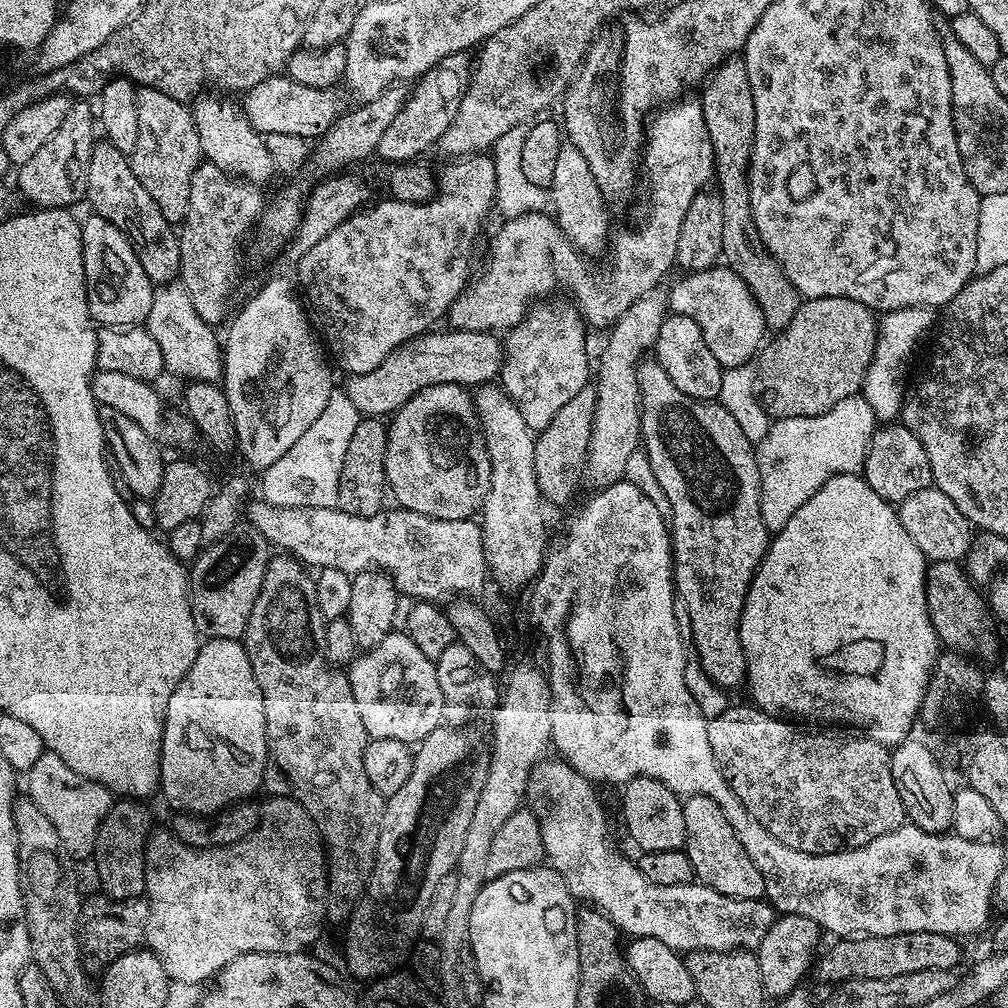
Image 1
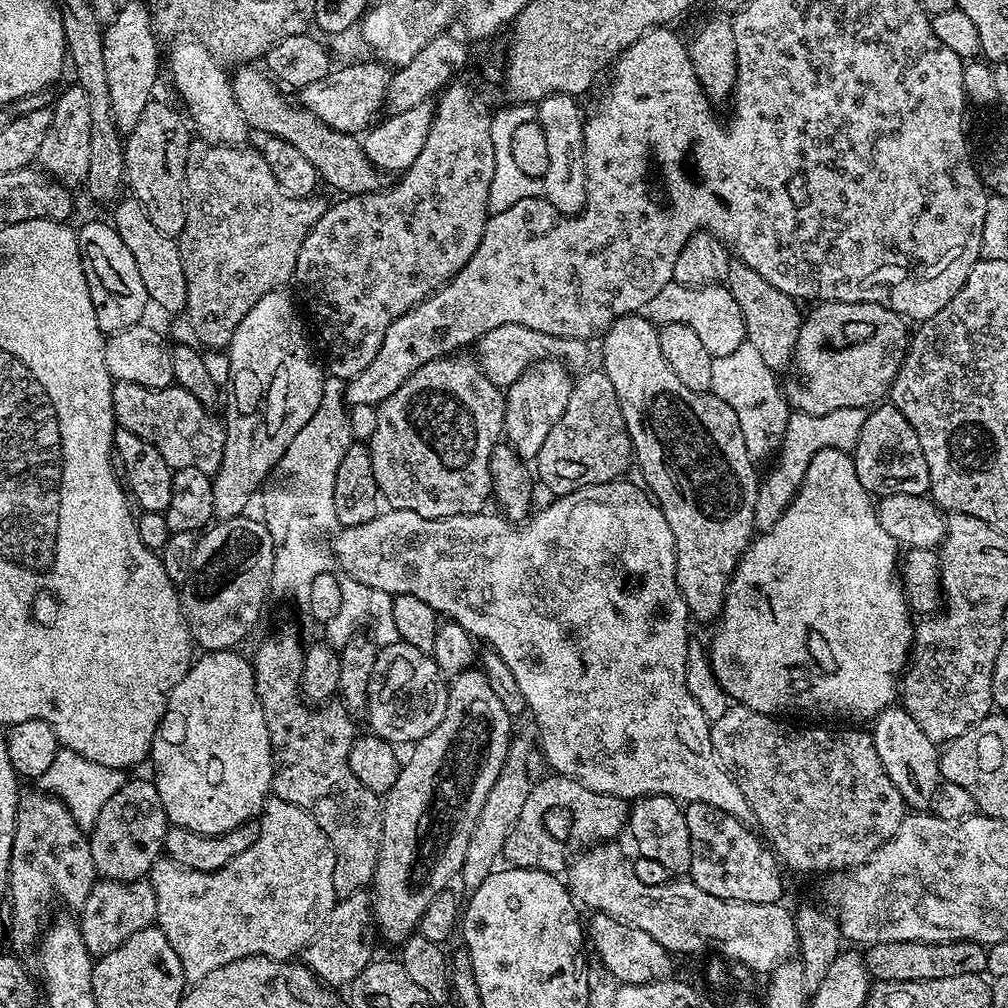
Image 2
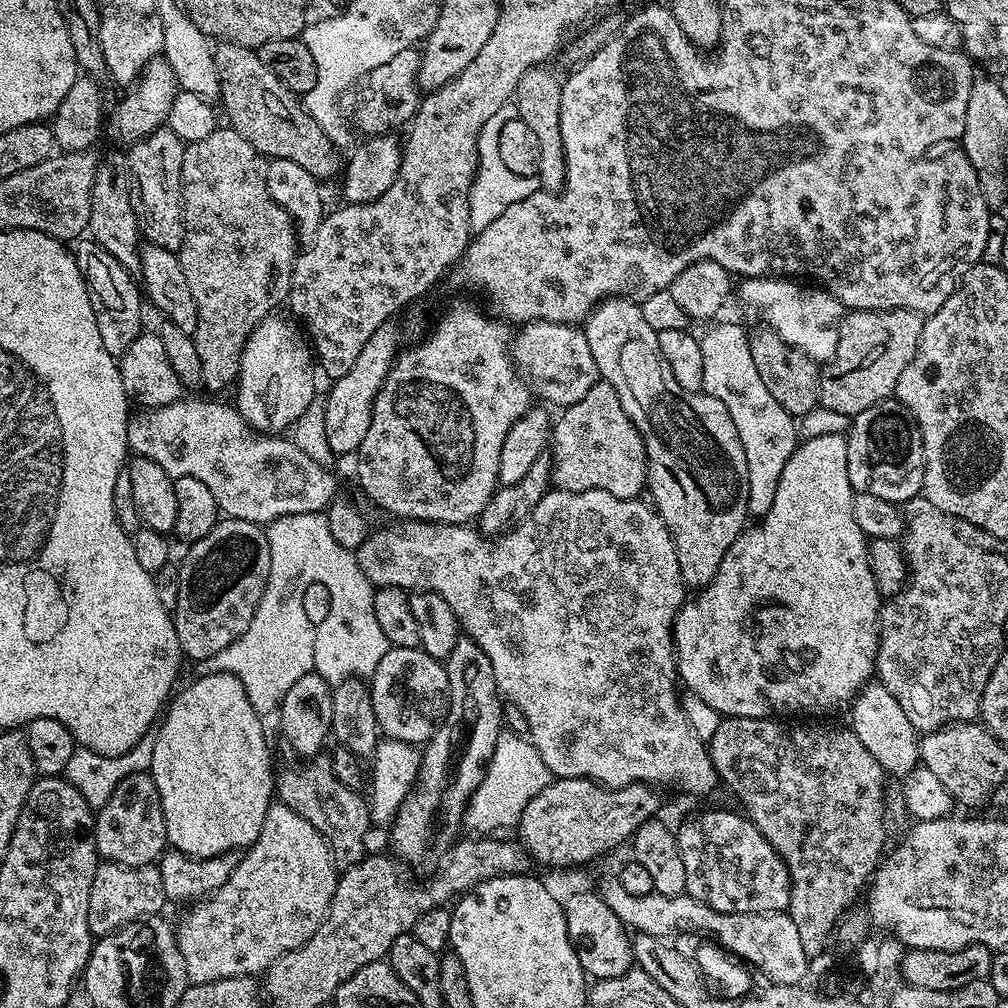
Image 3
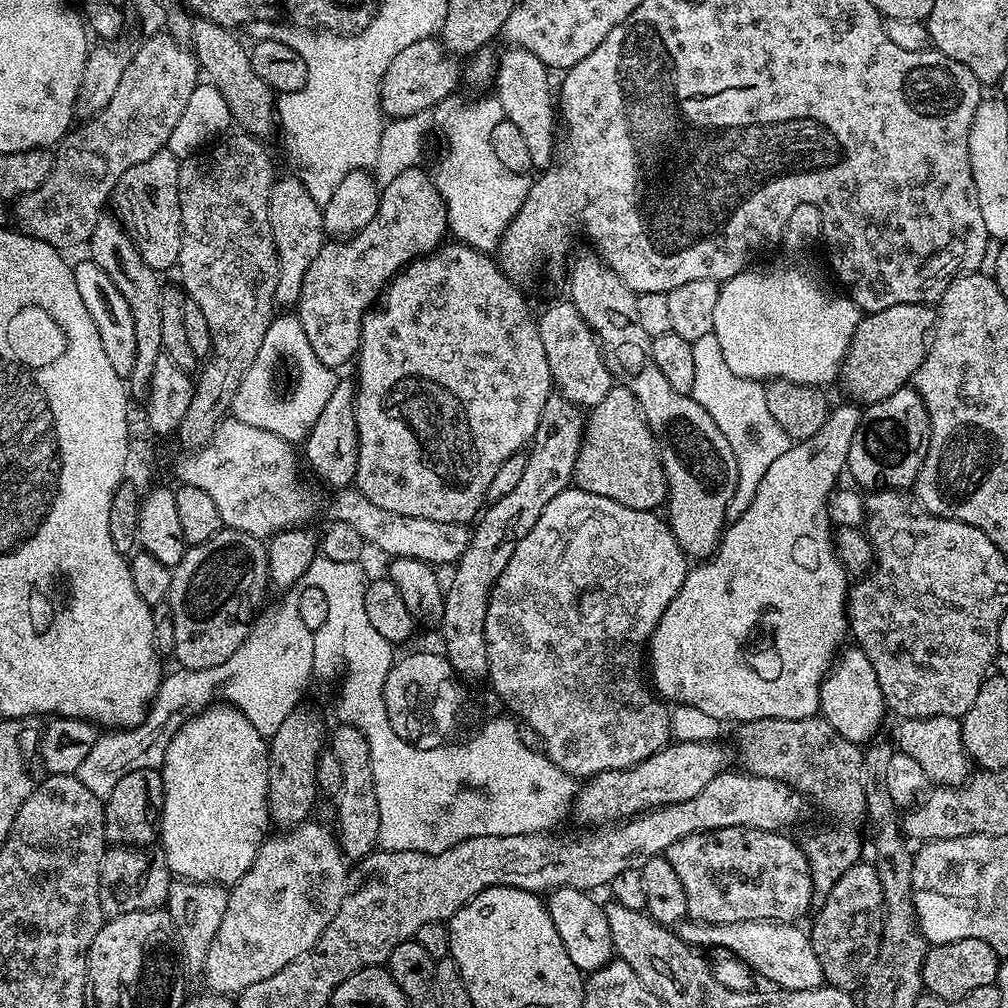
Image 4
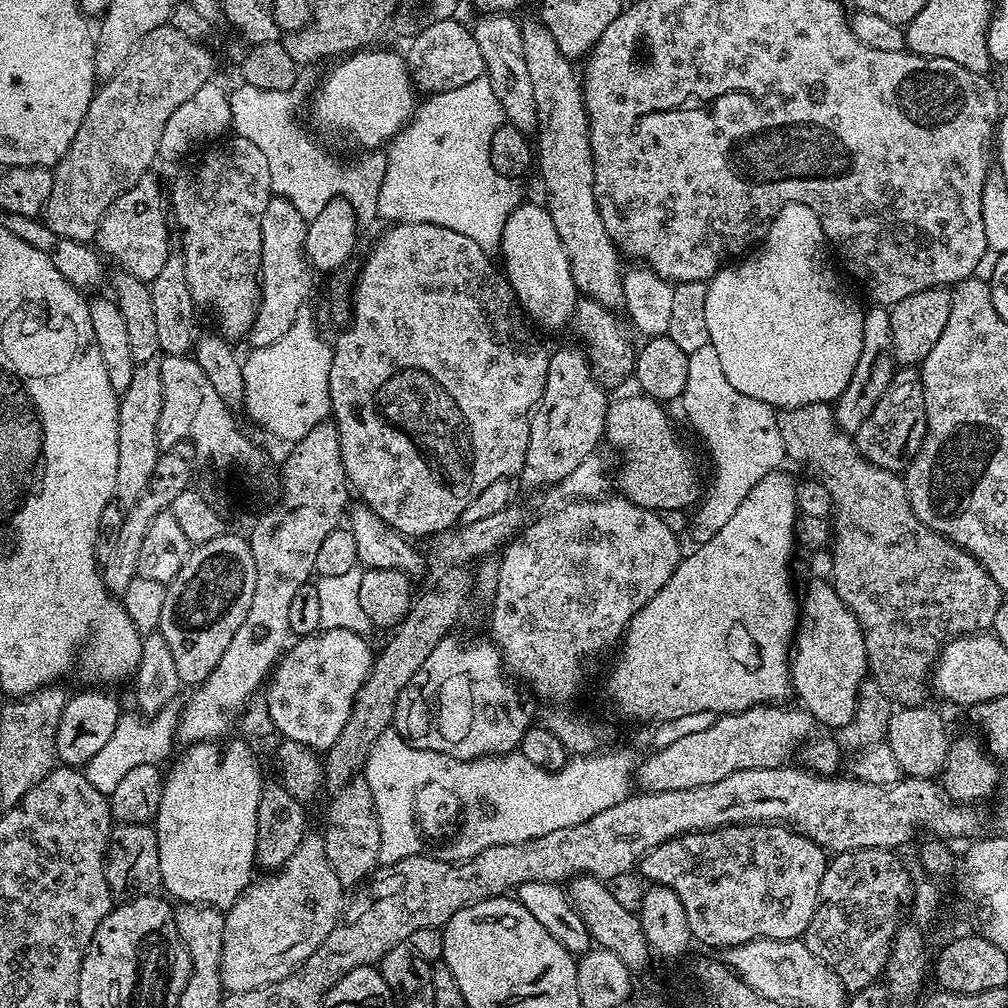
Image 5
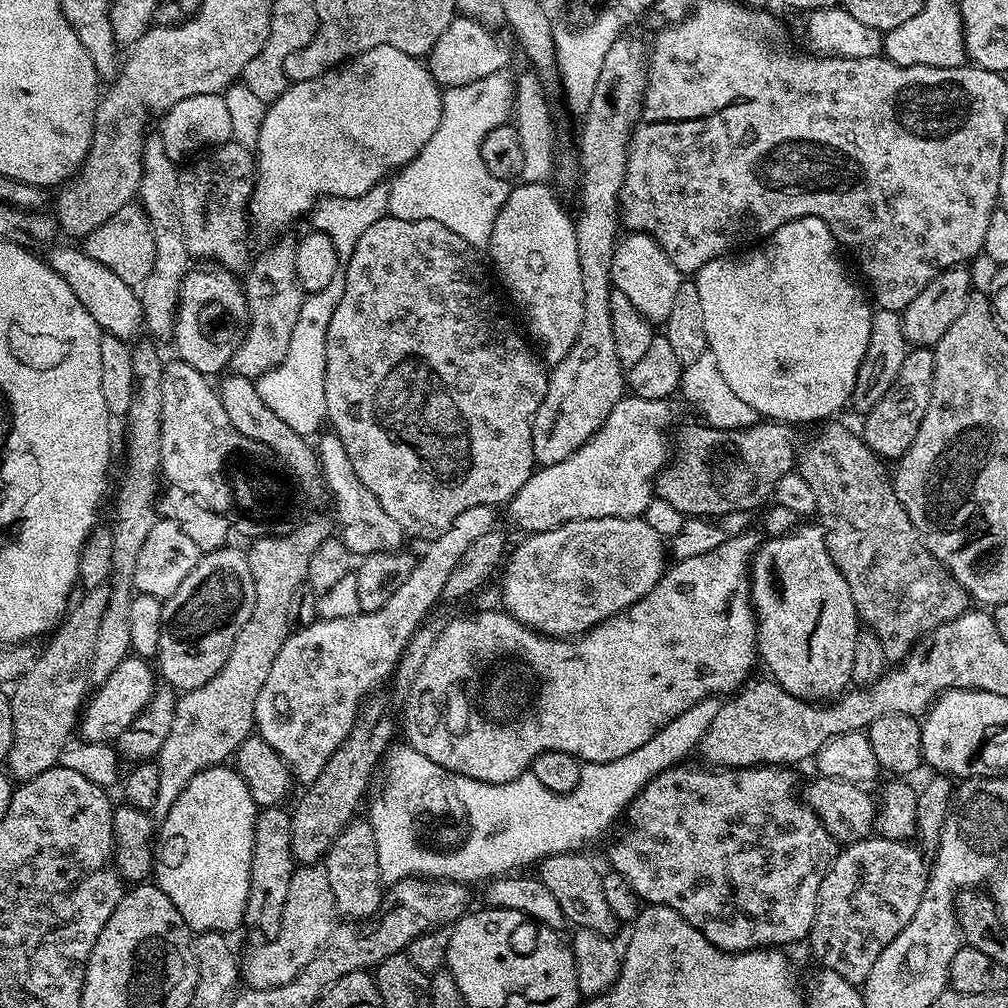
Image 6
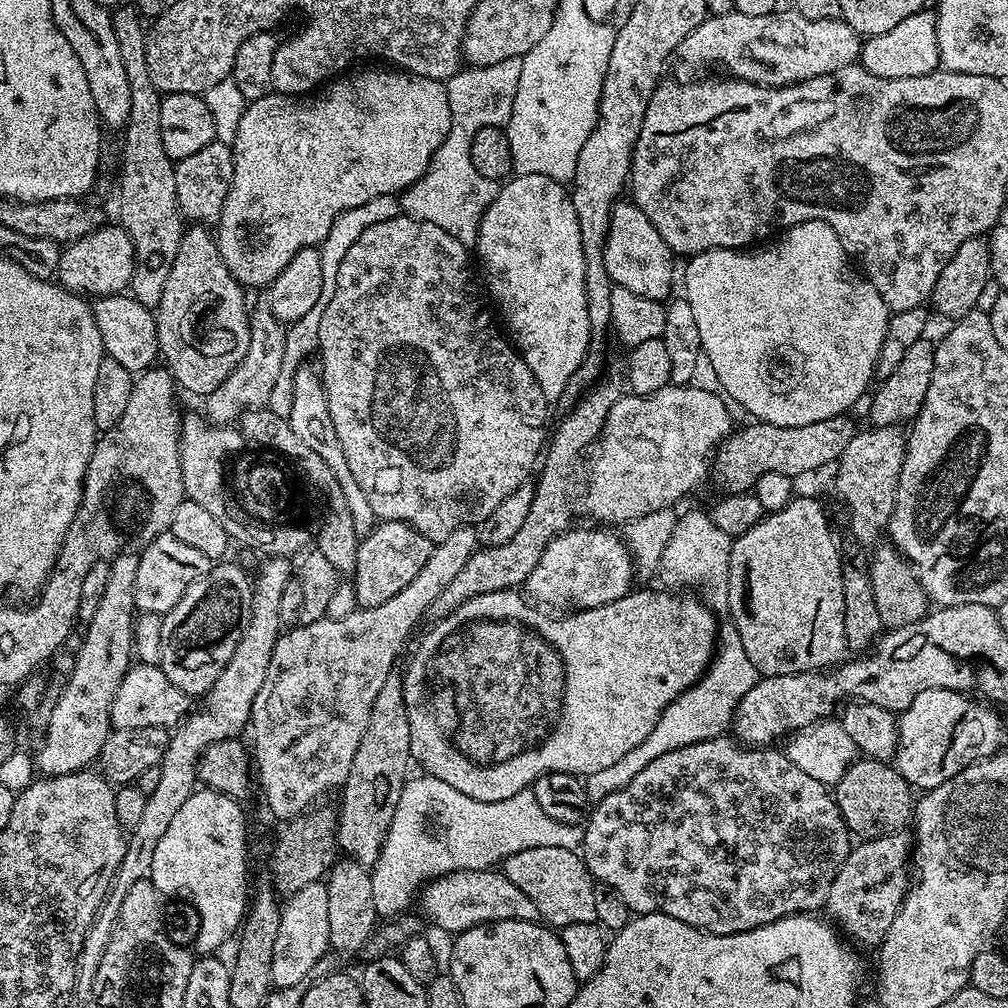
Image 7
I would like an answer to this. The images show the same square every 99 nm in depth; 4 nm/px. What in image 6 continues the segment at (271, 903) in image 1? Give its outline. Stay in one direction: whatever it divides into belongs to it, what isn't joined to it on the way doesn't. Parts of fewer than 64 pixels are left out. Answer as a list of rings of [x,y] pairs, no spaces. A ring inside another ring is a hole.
[[[323,863],[297,867],[290,878],[290,894],[286,894],[286,906],[282,910],[278,934],[264,942],[257,952],[250,953],[245,960],[243,957],[243,983],[249,989],[254,989],[273,988],[290,982],[327,942],[337,916],[334,893],[330,891],[330,878],[326,878]]]

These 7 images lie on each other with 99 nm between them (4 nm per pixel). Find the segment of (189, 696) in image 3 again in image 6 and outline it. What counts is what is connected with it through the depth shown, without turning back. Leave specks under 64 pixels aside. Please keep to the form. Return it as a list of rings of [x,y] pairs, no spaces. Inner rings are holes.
[[[222,763],[194,774],[194,778],[190,778],[190,782],[186,782],[186,786],[178,794],[178,798],[172,803],[170,810],[159,821],[158,831],[154,836],[154,883],[166,894],[166,898],[170,898],[170,902],[174,902],[178,914],[182,914],[185,924],[193,933],[222,932],[232,934],[236,927],[241,927],[244,924],[246,898],[250,890],[250,858],[254,850],[254,822],[256,821],[257,811],[258,805],[254,802],[244,779],[237,774],[235,767]]]

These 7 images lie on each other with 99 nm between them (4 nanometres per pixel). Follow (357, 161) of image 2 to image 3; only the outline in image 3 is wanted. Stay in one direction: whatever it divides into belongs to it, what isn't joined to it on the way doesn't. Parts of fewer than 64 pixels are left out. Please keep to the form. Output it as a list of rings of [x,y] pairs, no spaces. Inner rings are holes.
[[[221,41],[215,47],[213,56],[219,80],[218,100],[224,106],[228,118],[227,123],[246,142],[250,143],[250,146],[258,150],[261,157],[267,159],[286,158],[288,161],[297,163],[298,166],[305,167],[319,180],[326,180],[335,173],[336,175],[339,173],[342,162],[338,160],[340,154],[335,144],[318,125],[318,122],[314,121],[313,116],[305,110],[299,95],[292,92],[280,78],[275,77],[263,65],[259,53],[255,49]]]

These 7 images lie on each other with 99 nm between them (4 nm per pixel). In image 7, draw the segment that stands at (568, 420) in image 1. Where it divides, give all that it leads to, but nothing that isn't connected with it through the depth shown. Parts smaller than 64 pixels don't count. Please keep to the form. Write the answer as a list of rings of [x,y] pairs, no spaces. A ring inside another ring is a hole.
[[[845,414],[810,422],[810,426],[774,426],[763,422],[748,422],[745,428],[737,427],[714,453],[714,480],[721,493],[738,495],[751,493],[762,474],[786,474],[799,478],[803,472],[816,472],[819,468],[835,465],[840,455],[850,446],[858,425]]]

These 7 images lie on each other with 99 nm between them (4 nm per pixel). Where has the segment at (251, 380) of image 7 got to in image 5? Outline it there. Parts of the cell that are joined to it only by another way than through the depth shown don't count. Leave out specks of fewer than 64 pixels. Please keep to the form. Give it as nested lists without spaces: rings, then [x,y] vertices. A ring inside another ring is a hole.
[[[273,195],[266,206],[266,214],[262,214],[260,307],[246,337],[252,348],[270,346],[270,342],[278,342],[278,338],[282,338],[282,334],[286,334],[286,330],[294,326],[298,310],[302,310],[309,303],[308,295],[312,292],[314,272],[304,257],[307,229],[308,221],[302,218],[302,214],[298,214],[291,202],[284,196]]]

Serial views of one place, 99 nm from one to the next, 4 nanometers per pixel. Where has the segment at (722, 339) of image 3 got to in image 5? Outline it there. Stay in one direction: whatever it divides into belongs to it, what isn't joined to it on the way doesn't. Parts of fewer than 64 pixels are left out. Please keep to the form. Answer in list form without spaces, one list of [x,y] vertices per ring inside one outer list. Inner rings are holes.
[[[712,344],[688,353],[683,404],[693,430],[708,443],[708,452],[716,463],[716,481],[691,513],[692,521],[688,524],[691,543],[699,546],[710,542],[726,526],[726,521],[742,506],[746,494],[766,474],[777,471],[786,457],[782,434],[778,434],[777,409],[758,398],[750,398],[750,394],[742,394],[742,390],[734,390],[726,374],[722,374],[722,362],[718,362],[718,350]]]

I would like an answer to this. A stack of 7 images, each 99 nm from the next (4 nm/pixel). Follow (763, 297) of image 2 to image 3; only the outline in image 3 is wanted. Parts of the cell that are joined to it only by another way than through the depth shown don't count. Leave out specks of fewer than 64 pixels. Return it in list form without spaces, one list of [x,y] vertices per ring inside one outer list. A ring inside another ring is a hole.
[[[761,327],[761,332],[752,332],[748,345],[750,346],[750,358],[754,358],[754,367],[762,378],[766,390],[794,417],[805,416],[814,410],[820,402],[820,373],[817,361],[809,359],[804,352],[792,348],[784,340],[780,339],[777,332],[771,328]]]

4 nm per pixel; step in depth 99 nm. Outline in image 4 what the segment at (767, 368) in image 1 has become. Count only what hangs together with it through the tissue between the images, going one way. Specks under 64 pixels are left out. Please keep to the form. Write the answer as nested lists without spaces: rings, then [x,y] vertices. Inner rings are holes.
[[[903,304],[867,313],[854,330],[854,338],[840,366],[838,380],[852,395],[849,397],[865,405],[877,404],[882,398],[890,398],[894,390],[905,387],[918,366],[922,366],[937,315],[937,309],[927,304]]]

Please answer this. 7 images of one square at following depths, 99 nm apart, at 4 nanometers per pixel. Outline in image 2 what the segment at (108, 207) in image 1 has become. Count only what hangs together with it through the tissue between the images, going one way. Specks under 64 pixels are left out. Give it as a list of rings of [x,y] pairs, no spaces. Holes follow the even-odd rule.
[[[135,198],[121,199],[112,210],[111,223],[122,238],[122,242],[126,242],[126,250],[130,250],[134,263],[138,265],[138,274],[142,274],[142,286],[146,286],[149,301],[155,307],[157,304],[164,312],[183,313],[188,303],[186,302],[186,270],[182,270],[179,243],[173,237],[162,234],[162,230],[158,230],[158,226],[150,222],[146,210]]]

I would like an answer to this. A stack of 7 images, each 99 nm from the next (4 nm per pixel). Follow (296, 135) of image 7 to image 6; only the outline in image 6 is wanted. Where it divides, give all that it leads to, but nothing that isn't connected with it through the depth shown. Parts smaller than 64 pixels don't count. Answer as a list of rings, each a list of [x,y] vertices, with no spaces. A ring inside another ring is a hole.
[[[374,46],[374,50],[366,50],[318,77],[310,78],[308,81],[289,83],[288,89],[277,100],[271,101],[265,107],[262,126],[258,130],[258,138],[254,149],[256,185],[252,187],[252,200],[248,204],[251,227],[255,231],[257,228],[260,232],[280,234],[287,229],[284,228],[287,224],[294,223],[299,216],[307,217],[313,206],[316,205],[316,201],[323,197],[352,198],[366,194],[366,190],[370,190],[375,184],[381,183],[389,174],[395,173],[405,164],[409,164],[422,150],[422,146],[426,146],[426,142],[430,140],[430,134],[434,134],[434,130],[438,130],[443,105],[442,89],[430,74],[427,63],[423,59],[410,54],[402,54],[402,50],[397,50],[395,46]]]

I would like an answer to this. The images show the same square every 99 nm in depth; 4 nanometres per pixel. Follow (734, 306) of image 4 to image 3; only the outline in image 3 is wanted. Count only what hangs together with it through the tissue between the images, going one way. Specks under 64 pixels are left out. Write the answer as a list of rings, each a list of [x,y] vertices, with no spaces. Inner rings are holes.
[[[744,278],[738,284],[738,296],[748,308],[753,308],[758,315],[764,316],[763,323],[772,331],[777,332],[780,339],[787,342],[792,348],[797,348],[799,352],[804,352],[811,360],[817,362],[827,362],[836,354],[838,338],[840,337],[840,321],[845,315],[844,305],[839,304],[829,292],[825,292],[819,286],[808,286],[803,288],[803,283],[792,278]]]

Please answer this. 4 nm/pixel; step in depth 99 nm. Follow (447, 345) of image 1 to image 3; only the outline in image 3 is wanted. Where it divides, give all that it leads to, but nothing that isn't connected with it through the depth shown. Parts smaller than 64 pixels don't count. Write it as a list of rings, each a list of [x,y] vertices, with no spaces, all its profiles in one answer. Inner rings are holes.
[[[529,320],[521,332],[512,337],[510,351],[517,372],[528,381],[528,387],[537,397],[552,404],[567,406],[583,398],[586,390],[598,379],[594,354],[590,354],[590,342],[586,342],[583,327],[575,324]]]

